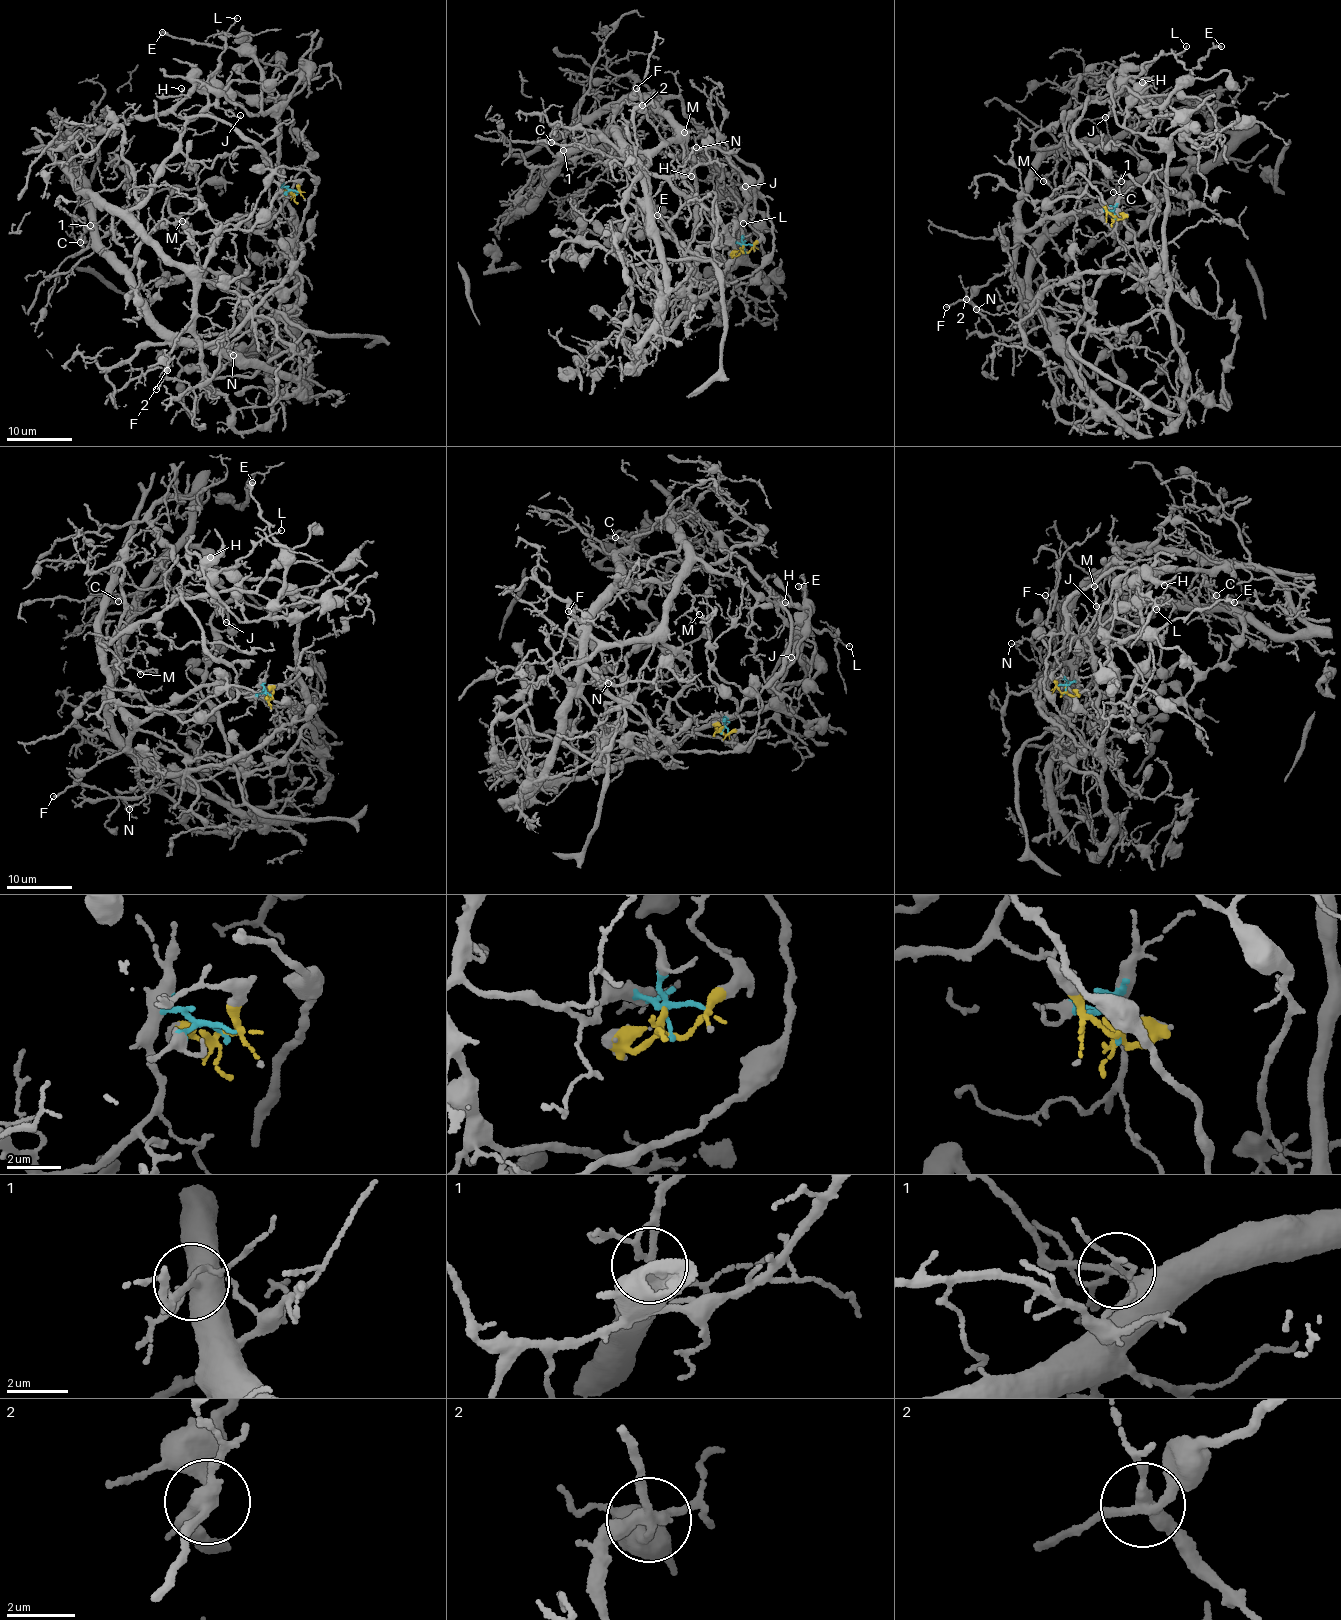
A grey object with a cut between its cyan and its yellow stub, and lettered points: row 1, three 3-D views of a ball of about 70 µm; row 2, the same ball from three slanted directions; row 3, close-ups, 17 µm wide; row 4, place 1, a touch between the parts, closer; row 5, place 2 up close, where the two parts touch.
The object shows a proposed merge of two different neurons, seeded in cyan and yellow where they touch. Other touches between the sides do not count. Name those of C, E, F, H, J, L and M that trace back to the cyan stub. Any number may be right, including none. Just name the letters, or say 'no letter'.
C, F, J, L, M

